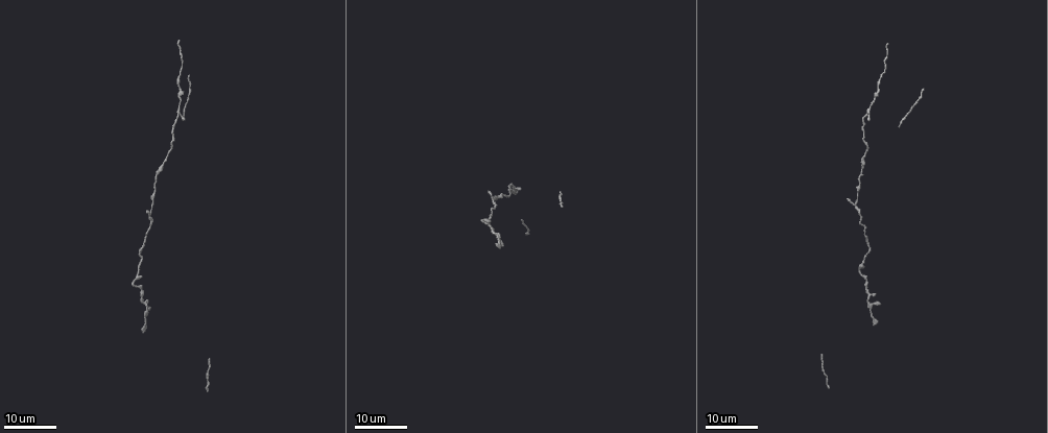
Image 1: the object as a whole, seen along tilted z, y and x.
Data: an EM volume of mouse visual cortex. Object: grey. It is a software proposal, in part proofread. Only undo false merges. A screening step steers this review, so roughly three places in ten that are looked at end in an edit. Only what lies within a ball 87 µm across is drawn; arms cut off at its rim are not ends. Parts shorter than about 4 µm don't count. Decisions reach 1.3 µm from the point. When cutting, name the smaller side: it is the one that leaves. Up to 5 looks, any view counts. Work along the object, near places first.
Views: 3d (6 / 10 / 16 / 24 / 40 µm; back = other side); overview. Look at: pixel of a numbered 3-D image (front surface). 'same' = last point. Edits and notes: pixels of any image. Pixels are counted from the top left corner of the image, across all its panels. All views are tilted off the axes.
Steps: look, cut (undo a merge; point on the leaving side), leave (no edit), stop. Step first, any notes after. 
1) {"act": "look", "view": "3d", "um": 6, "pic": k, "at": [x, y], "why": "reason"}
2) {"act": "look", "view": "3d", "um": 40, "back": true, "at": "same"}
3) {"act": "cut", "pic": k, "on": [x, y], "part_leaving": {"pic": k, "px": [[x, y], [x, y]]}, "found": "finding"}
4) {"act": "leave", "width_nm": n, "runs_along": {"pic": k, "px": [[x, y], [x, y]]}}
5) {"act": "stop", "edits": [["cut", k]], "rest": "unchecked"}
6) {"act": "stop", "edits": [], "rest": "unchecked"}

{"act": "look", "view": "3d", "um": 16, "pic": 1, "at": [482, 219], "why": "calibre changes"}

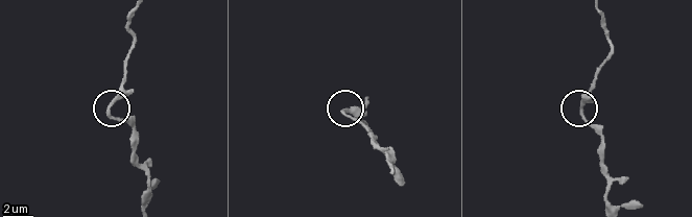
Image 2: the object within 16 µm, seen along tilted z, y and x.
{"act": "look", "view": "3d", "um": 10, "pic": 2, "at": [110, 105]}

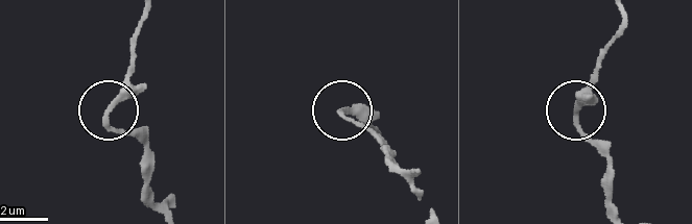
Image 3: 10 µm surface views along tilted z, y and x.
{"act": "leave", "width_nm": 230, "runs_along": {"pic": 3, "px": [[146, 15], [134, 35], [132, 67], [110, 119], [153, 155]]}, "found": "all the same neuron"}

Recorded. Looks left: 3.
{"act": "look", "view": "3d", "um": 16, "pic": 1, "at": [853, 204], "why": "small branch off a trunk"}

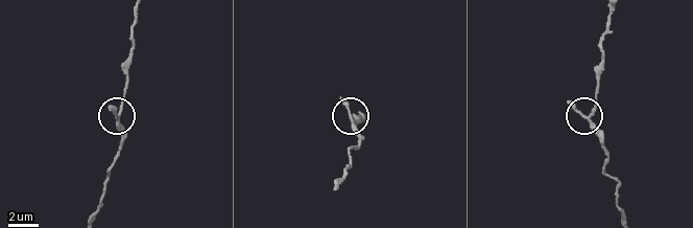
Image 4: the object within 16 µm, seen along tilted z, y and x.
{"act": "look", "view": "3d", "um": 10, "pic": 4, "at": [353, 118], "why": "zoom in"}

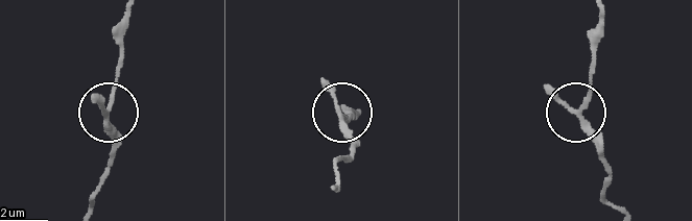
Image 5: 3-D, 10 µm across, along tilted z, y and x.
{"act": "leave", "arms": 3, "found": "one neuron here"}

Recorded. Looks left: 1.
{"act": "stop", "edits": [], "rest": "unchecked"}

